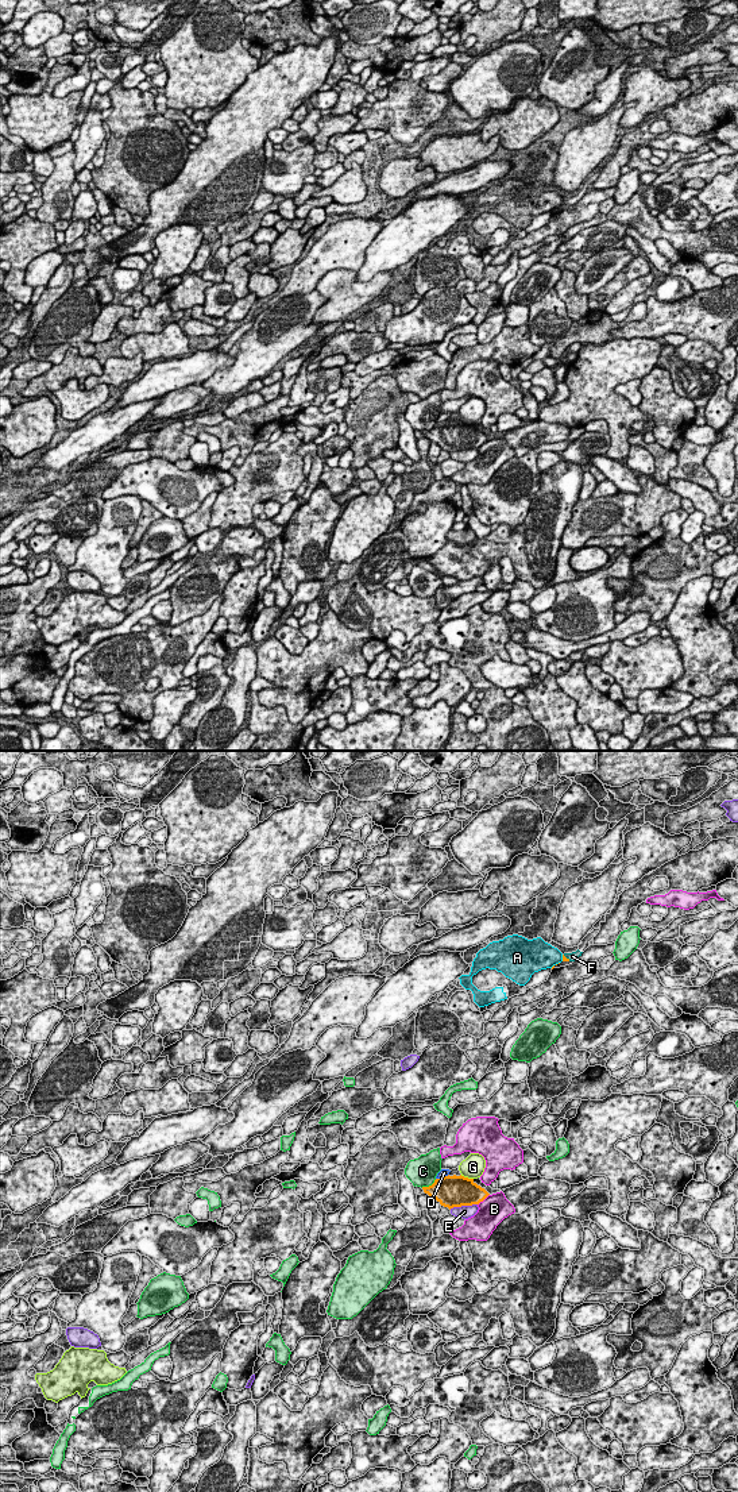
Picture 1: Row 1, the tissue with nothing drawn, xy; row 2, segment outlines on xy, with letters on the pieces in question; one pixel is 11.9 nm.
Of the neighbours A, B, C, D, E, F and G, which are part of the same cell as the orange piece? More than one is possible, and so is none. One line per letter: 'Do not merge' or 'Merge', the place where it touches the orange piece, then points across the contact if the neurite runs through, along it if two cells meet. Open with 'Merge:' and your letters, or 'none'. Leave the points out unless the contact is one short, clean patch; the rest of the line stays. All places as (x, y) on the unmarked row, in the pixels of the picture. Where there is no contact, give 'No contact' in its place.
Merge: F
A: Do not merge. Touches orange at xy (556, 208)
B: Do not merge. Touches orange at xy (483, 443)
C: Do not merge. Touches orange at xy (429, 430)
D: Do not merge. Touches orange at xy (441, 421)
E: Do not merge. Touches orange at xy (463, 448)
F: Merge. Touches orange at xy (565, 201). Path across: xy (564, 203), (565, 201), (572, 200)
G: Do not merge. Touches orange at xy (467, 421)

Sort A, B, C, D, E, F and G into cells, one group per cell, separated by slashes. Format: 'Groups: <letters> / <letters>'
Groups: A / B / C / D / E / F / G

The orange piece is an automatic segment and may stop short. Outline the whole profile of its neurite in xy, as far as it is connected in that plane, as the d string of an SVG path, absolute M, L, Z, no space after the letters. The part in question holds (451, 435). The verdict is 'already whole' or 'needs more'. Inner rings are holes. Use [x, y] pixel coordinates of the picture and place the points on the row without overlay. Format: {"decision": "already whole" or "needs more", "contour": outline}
{"decision": "already whole", "contour": "M448 419L436 423L432 429L422 431L422 433L449 454L453 451L479 448L490 439L484 432L478 429L474 423L461 419Z"}

